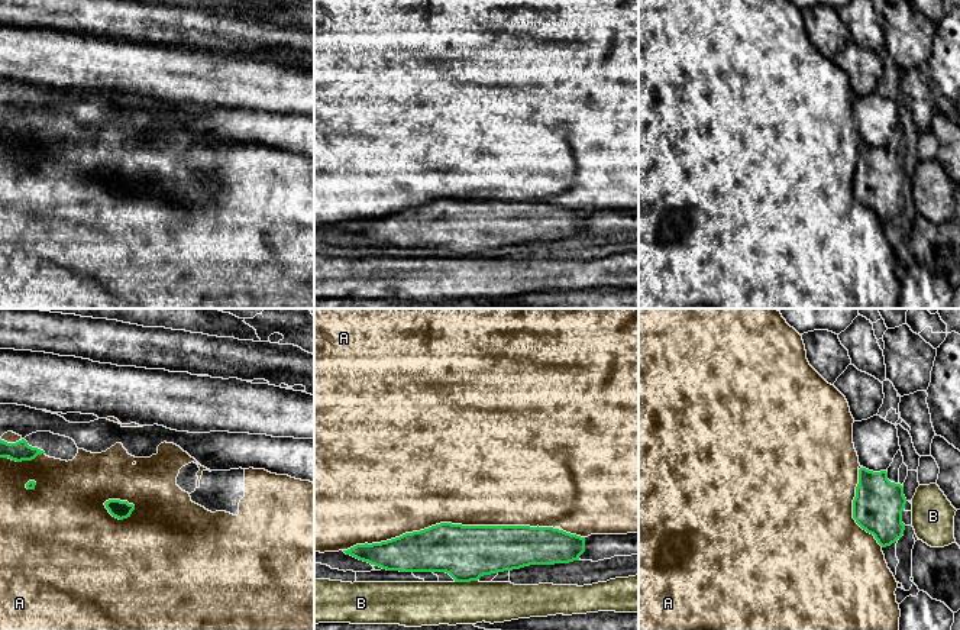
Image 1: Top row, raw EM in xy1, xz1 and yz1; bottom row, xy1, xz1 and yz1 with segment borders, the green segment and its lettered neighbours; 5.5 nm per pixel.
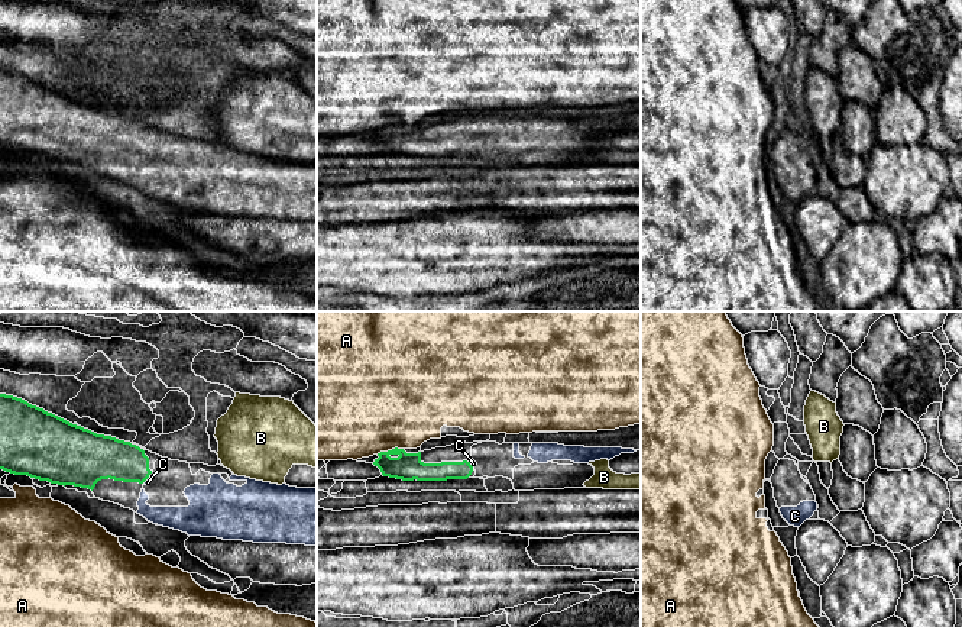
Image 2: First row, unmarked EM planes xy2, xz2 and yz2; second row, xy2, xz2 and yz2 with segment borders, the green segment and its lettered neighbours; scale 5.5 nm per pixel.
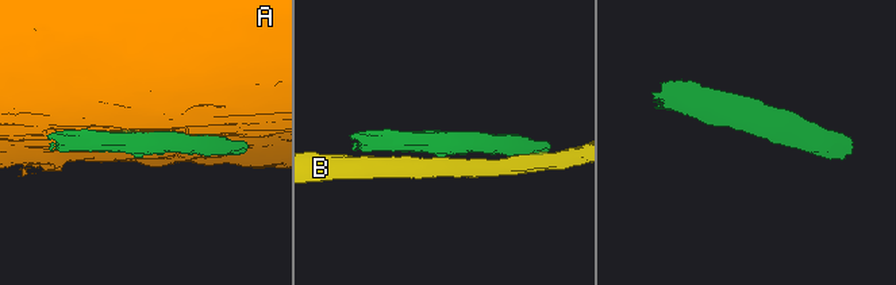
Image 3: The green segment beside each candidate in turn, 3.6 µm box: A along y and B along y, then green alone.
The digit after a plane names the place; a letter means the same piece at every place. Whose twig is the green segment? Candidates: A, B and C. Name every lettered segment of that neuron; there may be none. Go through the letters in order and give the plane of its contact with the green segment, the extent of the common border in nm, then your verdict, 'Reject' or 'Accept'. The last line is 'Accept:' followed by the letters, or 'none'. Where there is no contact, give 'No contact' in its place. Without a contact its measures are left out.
A: Touches green in xz1. Shared border 1200 nm. Reject
B: Touches green in xz1. Shared border 130 nm. Reject
C: Touches green in xz2. Shared border 50 nm. Accept
Accept: C

